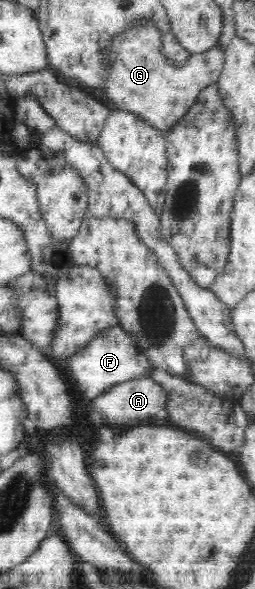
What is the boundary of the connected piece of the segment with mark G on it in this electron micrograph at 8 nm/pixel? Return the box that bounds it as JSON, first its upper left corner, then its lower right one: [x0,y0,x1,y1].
[103,24,224,131]

